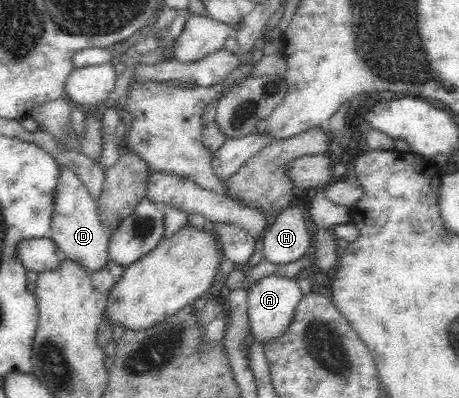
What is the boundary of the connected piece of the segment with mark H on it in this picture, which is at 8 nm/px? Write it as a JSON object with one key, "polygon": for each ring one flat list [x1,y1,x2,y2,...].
{"polygon":[[292,204,270,216,268,227,260,236,264,258,278,265,289,265,313,250,308,237,304,206]]}

